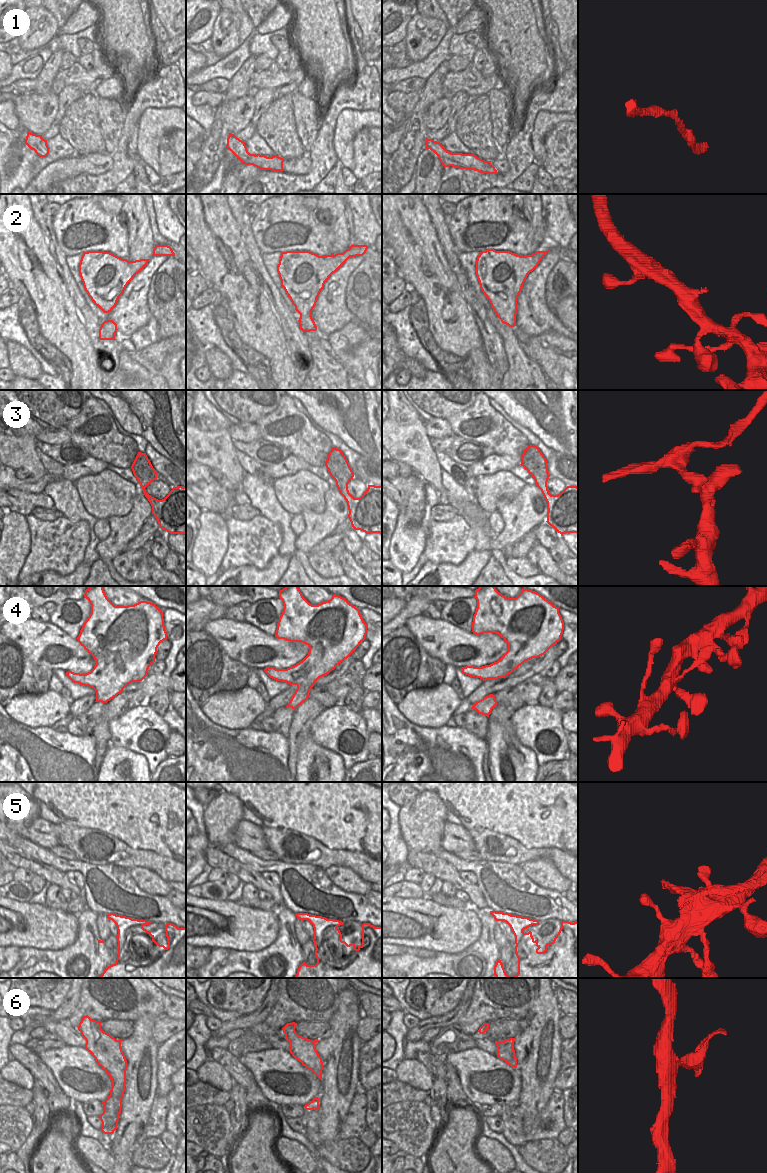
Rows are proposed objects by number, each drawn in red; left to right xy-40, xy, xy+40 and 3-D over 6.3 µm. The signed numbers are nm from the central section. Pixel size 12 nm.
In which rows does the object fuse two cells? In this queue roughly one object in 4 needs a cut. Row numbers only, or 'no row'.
3, 5, 6

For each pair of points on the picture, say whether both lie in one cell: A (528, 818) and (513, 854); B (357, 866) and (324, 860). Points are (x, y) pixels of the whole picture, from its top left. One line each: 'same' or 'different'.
A: different
B: same

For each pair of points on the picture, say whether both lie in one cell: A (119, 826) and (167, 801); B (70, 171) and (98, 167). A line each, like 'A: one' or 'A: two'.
A: one
B: one

